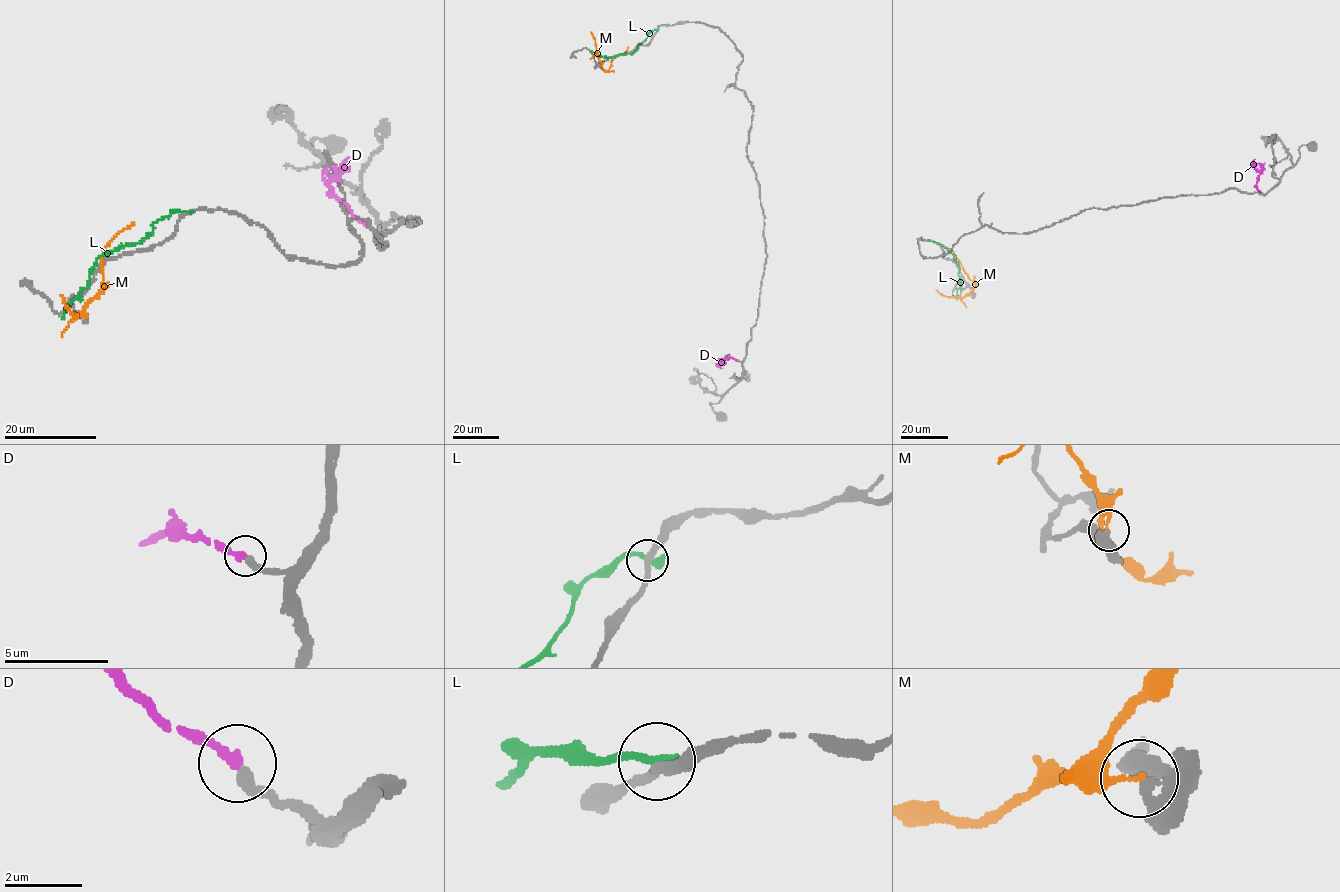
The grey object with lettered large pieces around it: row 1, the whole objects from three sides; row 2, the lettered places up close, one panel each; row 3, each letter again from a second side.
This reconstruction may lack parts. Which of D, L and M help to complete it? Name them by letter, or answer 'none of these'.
D

